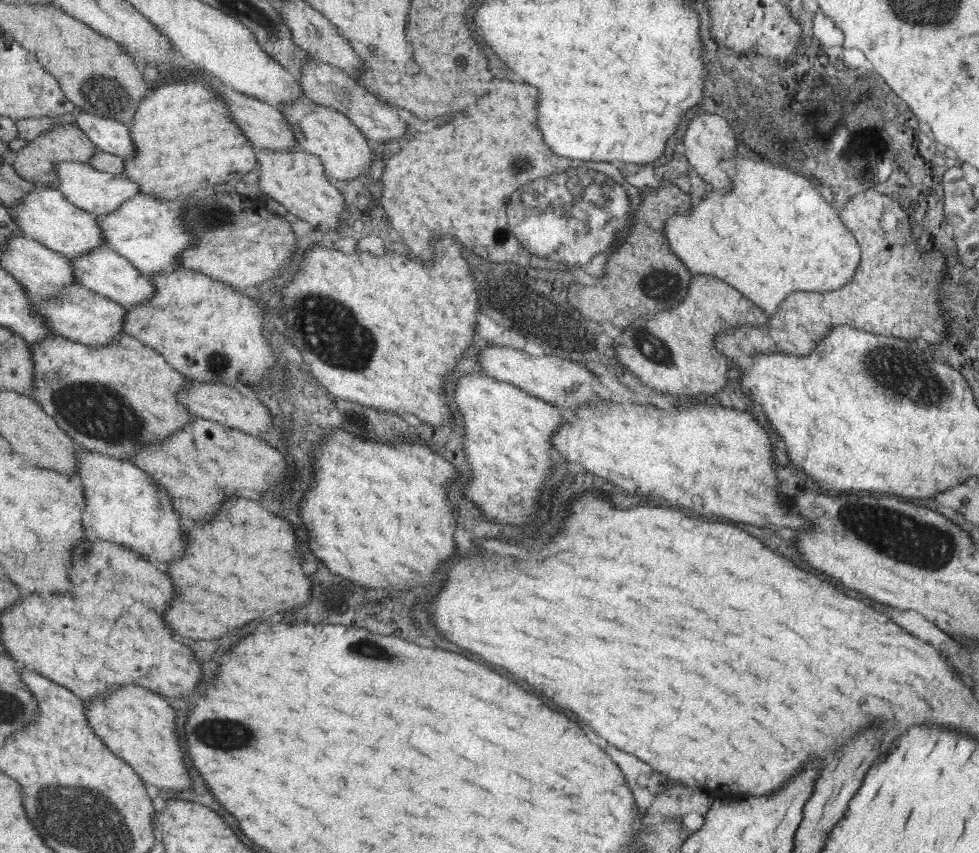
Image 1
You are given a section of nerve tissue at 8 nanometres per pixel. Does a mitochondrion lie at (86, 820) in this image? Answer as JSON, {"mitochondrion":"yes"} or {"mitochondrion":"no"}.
{"mitochondrion":"yes"}

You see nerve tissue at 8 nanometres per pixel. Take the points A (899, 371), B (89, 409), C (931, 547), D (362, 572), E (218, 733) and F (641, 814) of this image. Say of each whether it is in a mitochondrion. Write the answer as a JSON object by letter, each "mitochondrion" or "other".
{"A":"mitochondrion","B":"mitochondrion","C":"mitochondrion","D":"other","E":"mitochondrion","F":"other"}

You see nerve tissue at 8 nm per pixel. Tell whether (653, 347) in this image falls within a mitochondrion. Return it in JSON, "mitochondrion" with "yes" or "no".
{"mitochondrion":"yes"}

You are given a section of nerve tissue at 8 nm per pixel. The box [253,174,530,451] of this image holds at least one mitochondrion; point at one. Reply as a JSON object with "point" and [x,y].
{"point":[347,343]}

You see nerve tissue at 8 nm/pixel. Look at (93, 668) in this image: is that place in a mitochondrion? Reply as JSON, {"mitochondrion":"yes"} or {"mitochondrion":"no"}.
{"mitochondrion":"no"}

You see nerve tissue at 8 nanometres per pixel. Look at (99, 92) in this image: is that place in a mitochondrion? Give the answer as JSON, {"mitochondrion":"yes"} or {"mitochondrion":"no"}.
{"mitochondrion":"yes"}

